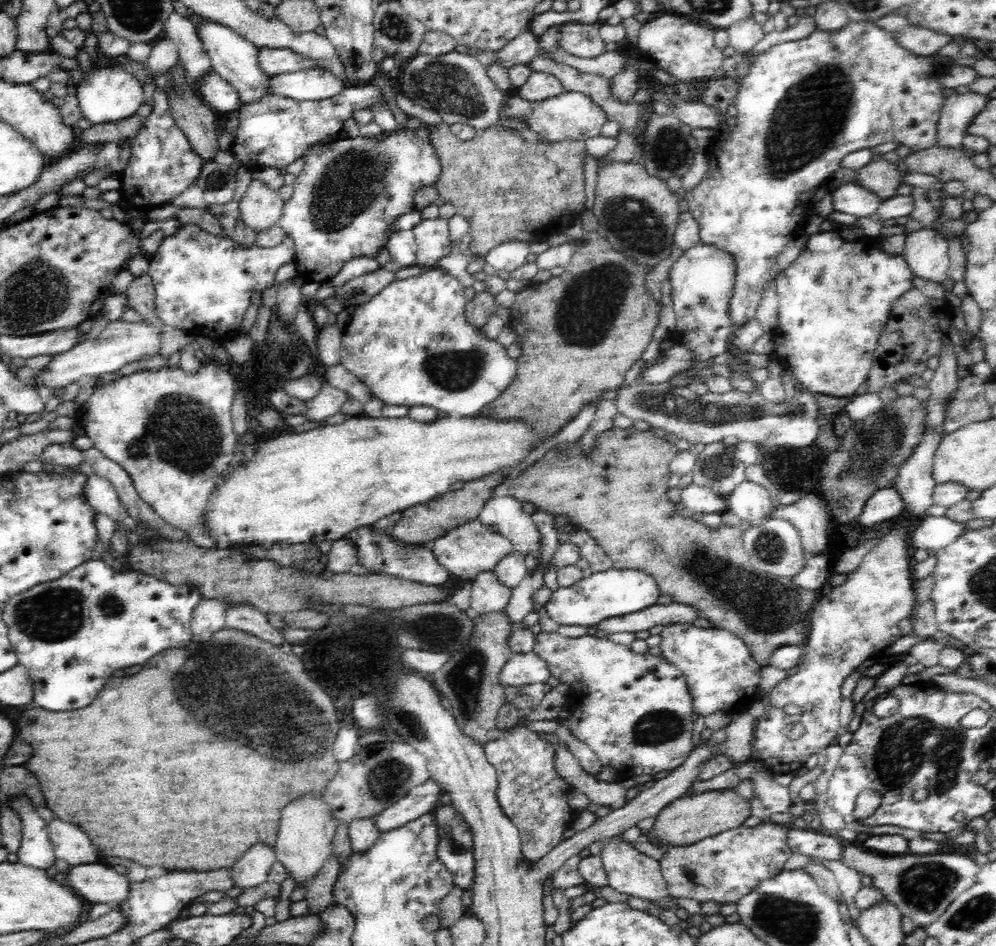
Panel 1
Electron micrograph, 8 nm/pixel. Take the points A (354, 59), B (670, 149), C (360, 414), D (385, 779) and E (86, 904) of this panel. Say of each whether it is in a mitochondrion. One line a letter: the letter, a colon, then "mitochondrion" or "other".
A: other
B: mitochondrion
C: other
D: mitochondrion
E: other

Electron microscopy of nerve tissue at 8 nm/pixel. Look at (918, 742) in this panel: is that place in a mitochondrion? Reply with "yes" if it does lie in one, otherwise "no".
yes

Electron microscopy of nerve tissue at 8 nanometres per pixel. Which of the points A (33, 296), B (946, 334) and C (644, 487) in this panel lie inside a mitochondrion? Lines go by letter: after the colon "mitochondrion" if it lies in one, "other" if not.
A: mitochondrion
B: other
C: other

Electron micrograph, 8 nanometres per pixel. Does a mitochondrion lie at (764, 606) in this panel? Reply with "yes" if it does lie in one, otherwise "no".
yes

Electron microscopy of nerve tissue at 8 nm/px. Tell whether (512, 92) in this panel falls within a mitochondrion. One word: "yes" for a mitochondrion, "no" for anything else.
no

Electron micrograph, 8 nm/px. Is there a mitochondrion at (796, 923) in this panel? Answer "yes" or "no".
yes

